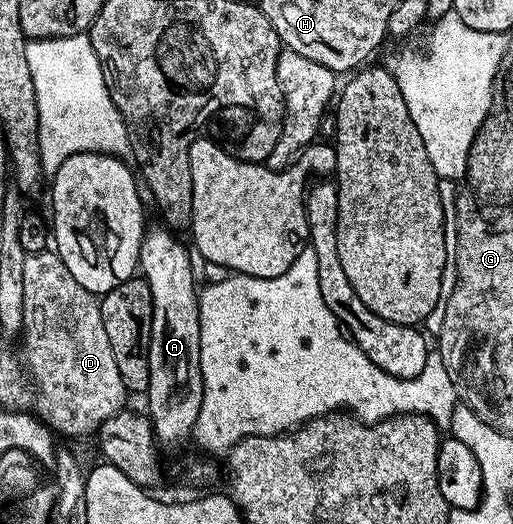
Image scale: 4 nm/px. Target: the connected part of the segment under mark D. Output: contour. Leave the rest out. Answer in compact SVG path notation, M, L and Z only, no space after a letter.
M45 249L28 255L26 257L26 265L24 266L24 296L22 297L22 317L24 325L22 328L22 336L24 335L24 363L28 366L28 371L32 374L32 379L36 382L36 391L40 396L36 399L36 407L39 418L43 420L49 428L55 432L61 431L64 435L88 435L99 432L100 426L107 419L114 417L118 412L125 410L126 392L122 385L122 377L118 373L118 365L114 361L114 349L110 349L110 337L106 337L106 325L102 325L102 313L97 296L91 295L86 289L82 289L82 285L78 285L78 281L74 281L74 277L70 277L70 273L66 269L66 265L61 261L55 250Z

